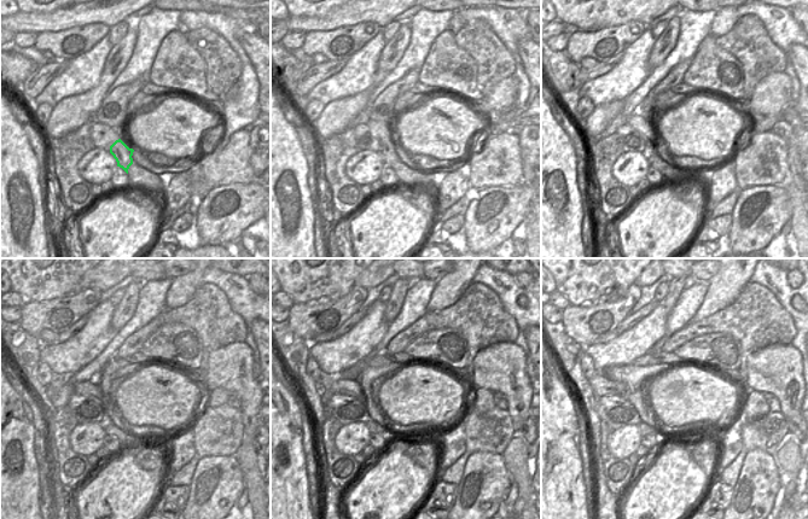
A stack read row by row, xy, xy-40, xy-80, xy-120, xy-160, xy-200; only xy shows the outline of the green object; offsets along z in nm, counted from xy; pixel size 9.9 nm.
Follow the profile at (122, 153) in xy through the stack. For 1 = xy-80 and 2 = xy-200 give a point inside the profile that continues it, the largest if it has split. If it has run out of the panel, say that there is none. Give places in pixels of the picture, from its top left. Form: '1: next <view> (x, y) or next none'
1: next xy-80 (649, 129)
2: next xy-200 (602, 385)

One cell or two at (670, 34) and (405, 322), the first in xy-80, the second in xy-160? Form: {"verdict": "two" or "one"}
{"verdict": "two"}

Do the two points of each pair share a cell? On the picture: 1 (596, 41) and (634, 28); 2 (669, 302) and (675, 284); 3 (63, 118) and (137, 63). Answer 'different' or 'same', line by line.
1: same
2: same
3: different

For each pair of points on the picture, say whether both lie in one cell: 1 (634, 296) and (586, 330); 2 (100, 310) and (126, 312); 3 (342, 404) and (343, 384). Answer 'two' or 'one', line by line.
1: one
2: two
3: two

